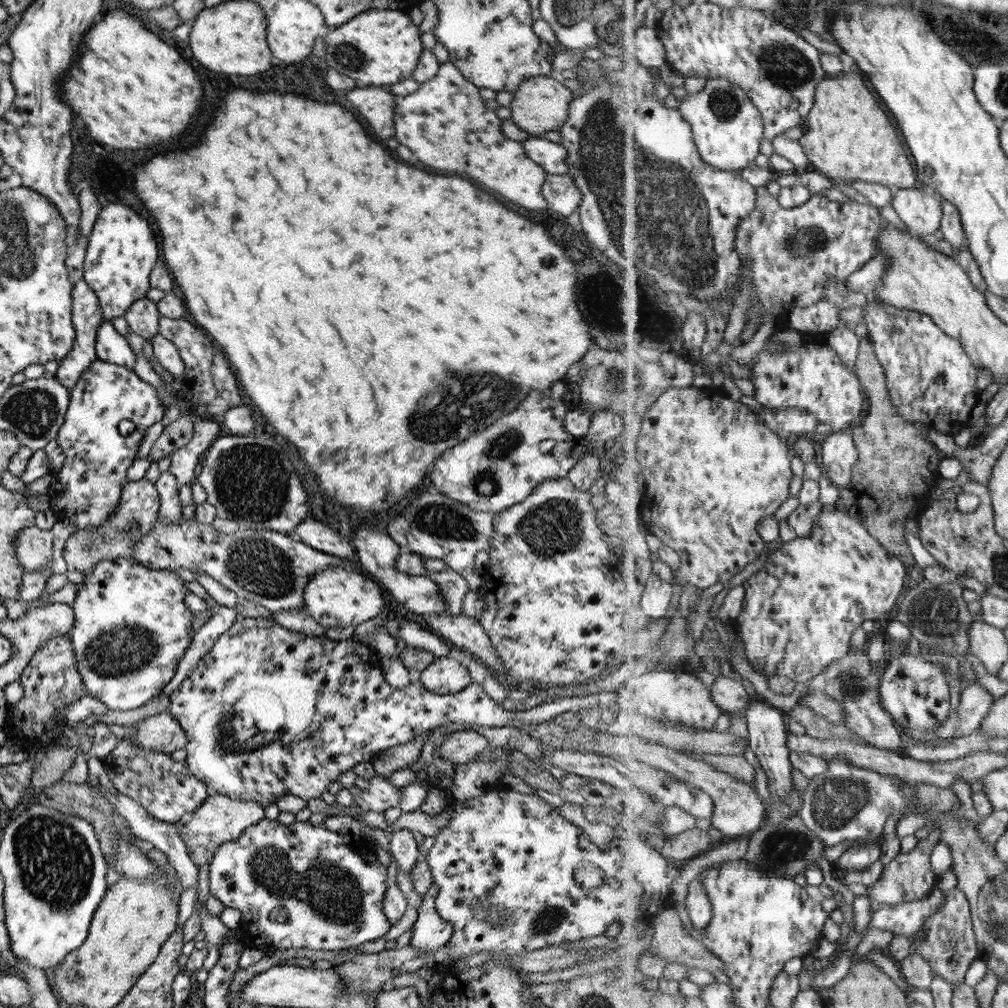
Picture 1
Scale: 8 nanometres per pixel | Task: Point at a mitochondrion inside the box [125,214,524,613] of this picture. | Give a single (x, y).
(250, 487)

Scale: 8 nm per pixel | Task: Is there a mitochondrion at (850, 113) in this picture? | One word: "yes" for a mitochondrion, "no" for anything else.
no

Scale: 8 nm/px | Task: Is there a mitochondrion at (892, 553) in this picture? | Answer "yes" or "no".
no

